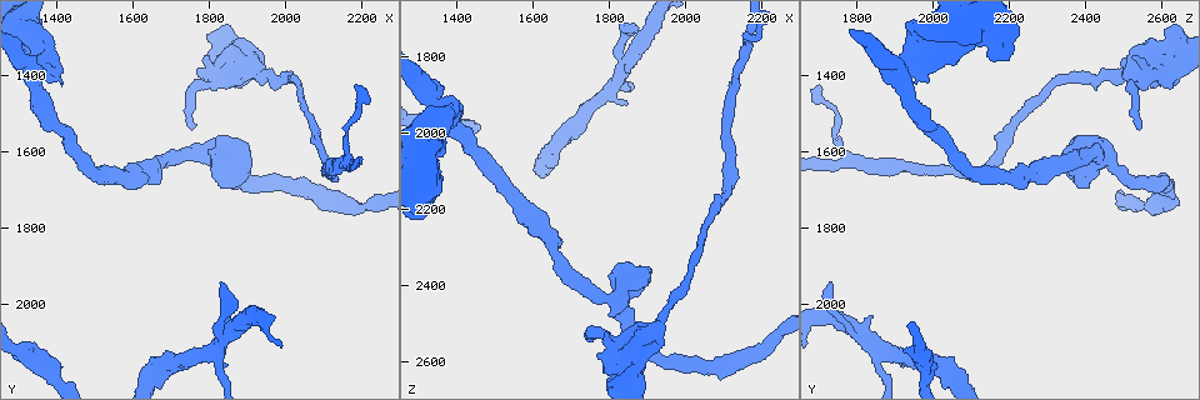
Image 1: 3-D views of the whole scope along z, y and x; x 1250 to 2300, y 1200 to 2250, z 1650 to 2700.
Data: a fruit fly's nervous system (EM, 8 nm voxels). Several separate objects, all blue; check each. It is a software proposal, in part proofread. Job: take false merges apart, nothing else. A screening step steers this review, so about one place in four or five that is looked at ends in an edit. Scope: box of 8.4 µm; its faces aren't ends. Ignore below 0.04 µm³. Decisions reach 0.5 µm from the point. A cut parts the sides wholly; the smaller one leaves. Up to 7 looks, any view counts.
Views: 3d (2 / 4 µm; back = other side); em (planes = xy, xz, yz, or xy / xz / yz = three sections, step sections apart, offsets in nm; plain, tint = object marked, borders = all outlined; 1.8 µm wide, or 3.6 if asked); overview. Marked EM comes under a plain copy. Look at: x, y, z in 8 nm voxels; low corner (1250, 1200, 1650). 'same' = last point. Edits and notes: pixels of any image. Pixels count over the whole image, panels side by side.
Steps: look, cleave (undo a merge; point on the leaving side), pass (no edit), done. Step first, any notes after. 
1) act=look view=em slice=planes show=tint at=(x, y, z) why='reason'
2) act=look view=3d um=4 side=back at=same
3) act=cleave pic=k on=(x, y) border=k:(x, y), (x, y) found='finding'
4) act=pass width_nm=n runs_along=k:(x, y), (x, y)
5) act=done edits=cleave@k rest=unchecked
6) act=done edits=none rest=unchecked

act=look view=em slice=xy step=8 show=tint at=(1815, 2115, 1865) why='three arms meet'

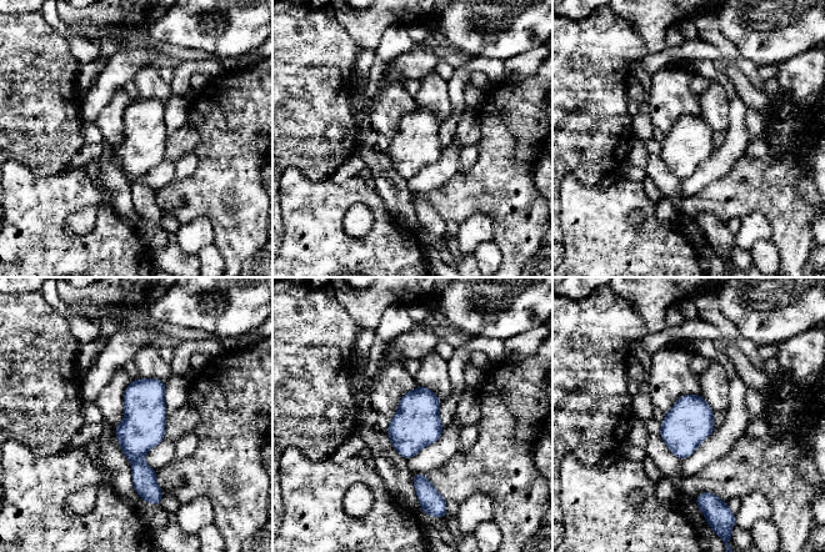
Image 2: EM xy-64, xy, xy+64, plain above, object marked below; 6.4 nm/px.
act=cleave pic=2 on=(144, 477) width_nm=280 found='a second neuron is stuck on'

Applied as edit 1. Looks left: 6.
act=look view=em um=3.6 slice=planes show=tint at=(1915, 1385, 2520) why='sudden change in width'

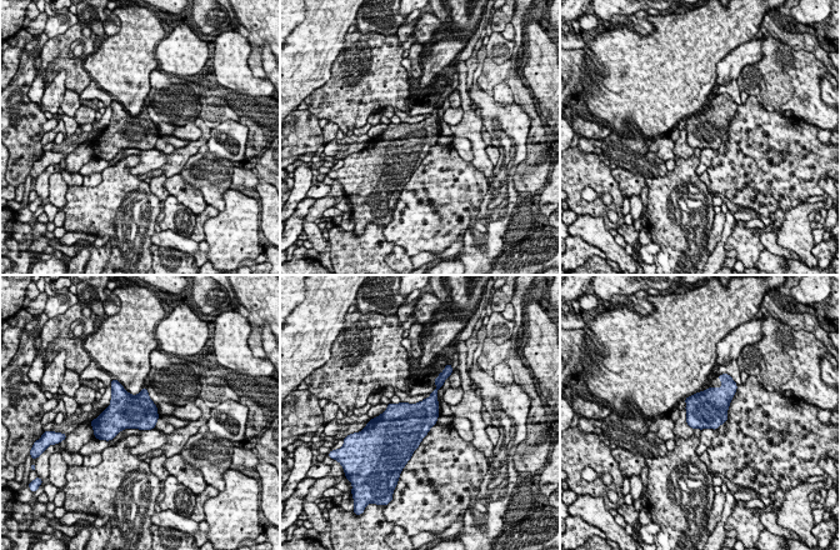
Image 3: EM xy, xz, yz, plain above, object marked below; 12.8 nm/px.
act=pass width_nm=440 found='continuous, no second neuron'

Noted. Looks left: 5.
act=look view=em slice=xy step=8 show=tint at=(1815, 1610, 2435)

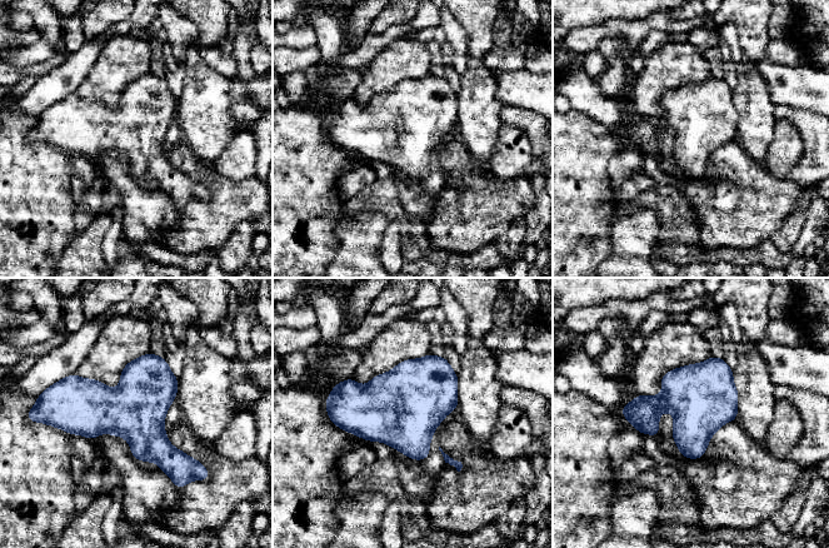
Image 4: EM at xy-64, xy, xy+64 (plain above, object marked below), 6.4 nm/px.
act=pass found='all the same neuron'

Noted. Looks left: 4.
act=done edits=cleave@2 rest=unchecked

